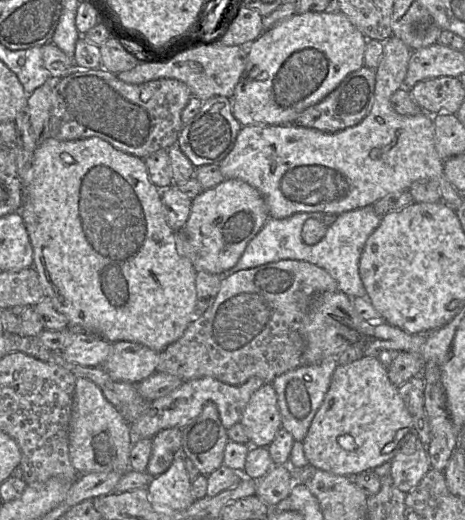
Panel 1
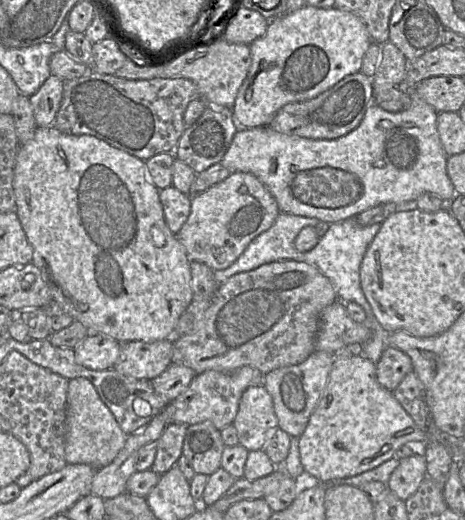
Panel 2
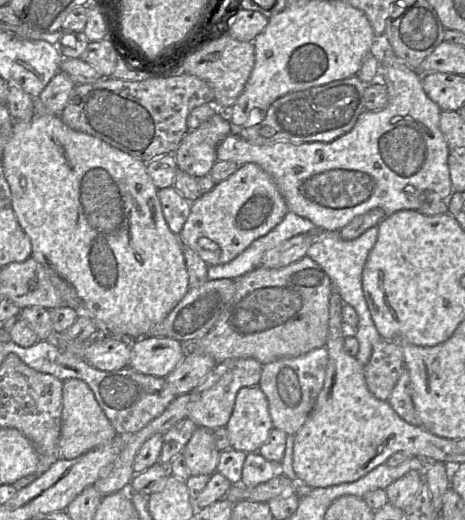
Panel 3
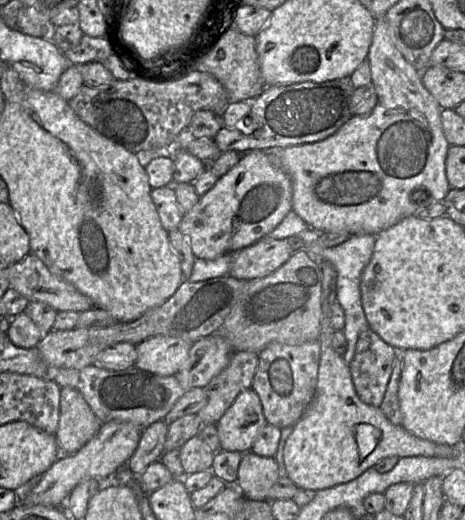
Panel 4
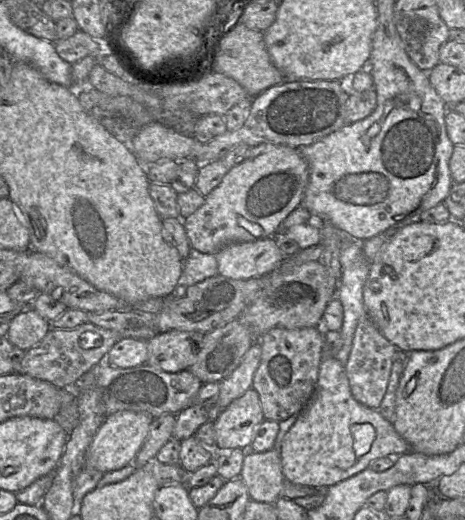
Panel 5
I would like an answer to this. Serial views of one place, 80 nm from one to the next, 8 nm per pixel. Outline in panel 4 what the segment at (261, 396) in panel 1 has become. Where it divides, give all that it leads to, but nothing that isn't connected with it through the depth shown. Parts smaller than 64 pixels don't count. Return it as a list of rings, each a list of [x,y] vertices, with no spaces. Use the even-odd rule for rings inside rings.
[[[252,389],[243,390],[215,424],[223,451],[252,452],[259,431],[267,425],[261,400]]]

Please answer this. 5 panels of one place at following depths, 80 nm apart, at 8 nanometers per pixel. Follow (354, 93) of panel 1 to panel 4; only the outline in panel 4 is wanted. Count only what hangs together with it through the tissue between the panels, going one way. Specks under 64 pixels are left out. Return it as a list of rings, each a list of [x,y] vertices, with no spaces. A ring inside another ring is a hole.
[[[350,78],[265,87],[251,101],[246,118],[250,126],[242,125],[243,119],[237,127],[223,125],[213,139],[222,153],[231,150],[245,153],[254,149],[286,148],[324,140],[352,117],[349,103],[354,90]]]

